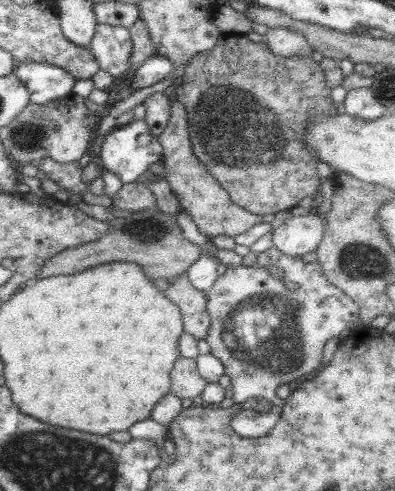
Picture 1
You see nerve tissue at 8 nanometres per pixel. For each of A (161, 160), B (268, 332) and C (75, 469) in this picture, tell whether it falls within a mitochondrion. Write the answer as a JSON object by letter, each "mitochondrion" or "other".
{"A":"other","B":"mitochondrion","C":"mitochondrion"}

